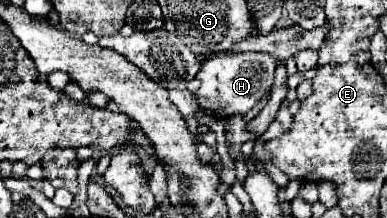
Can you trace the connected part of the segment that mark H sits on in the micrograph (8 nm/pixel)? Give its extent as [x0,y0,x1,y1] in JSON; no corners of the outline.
[195,52,277,118]

